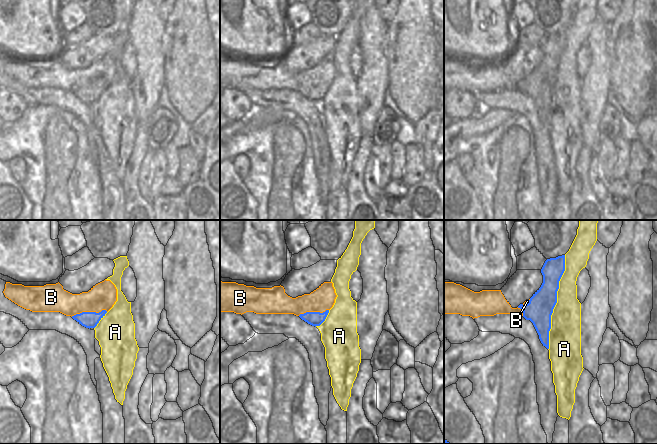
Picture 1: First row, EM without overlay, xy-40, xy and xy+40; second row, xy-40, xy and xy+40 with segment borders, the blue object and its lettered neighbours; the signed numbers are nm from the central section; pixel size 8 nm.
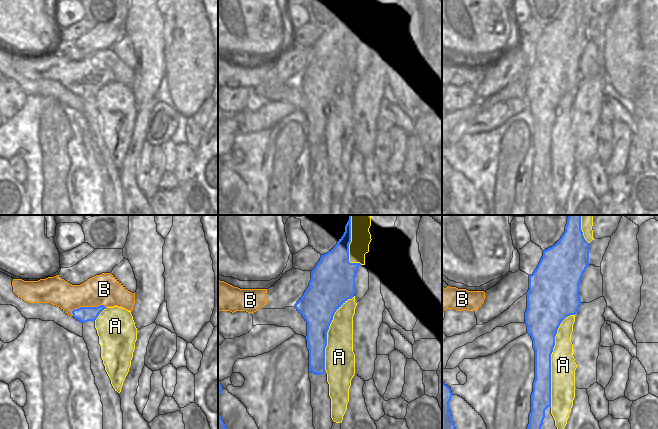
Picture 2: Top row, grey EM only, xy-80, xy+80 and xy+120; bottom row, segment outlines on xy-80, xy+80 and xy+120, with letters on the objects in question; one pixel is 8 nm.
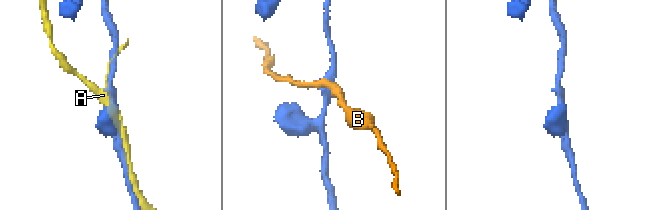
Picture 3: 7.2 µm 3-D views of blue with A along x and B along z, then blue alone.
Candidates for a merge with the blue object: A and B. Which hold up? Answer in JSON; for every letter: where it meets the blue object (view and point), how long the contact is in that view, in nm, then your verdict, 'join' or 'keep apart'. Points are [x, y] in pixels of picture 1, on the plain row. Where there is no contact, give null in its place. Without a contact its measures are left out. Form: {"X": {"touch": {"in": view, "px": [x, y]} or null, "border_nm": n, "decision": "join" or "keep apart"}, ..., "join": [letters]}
{"A": {"touch": {"in": "xy+40", "px": [556, 78]}, "border_nm": 750, "decision": "keep apart"}, "B": {"touch": {"in": "xy-40", "px": [89, 88]}, "border_nm": 300, "decision": "keep apart"}, "join": []}

